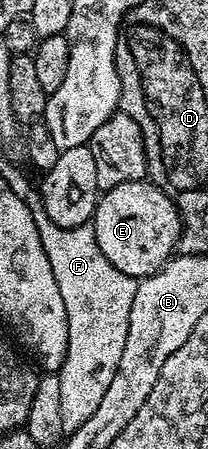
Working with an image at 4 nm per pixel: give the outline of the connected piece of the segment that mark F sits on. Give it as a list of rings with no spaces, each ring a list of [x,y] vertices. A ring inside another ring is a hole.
[[[40,208],[33,210],[33,219],[39,230],[39,240],[43,240],[43,252],[47,252],[47,260],[51,260],[51,272],[55,272],[55,284],[59,284],[63,308],[67,308],[67,356],[59,371],[60,391],[65,390],[65,410],[95,412],[95,408],[99,408],[99,400],[103,400],[103,392],[107,392],[115,377],[115,368],[119,368],[119,356],[123,356],[123,344],[127,340],[127,324],[131,320],[131,304],[135,300],[138,279],[119,272],[119,268],[115,268],[115,264],[103,256],[92,225],[59,228],[59,224],[51,224],[45,211]]]

